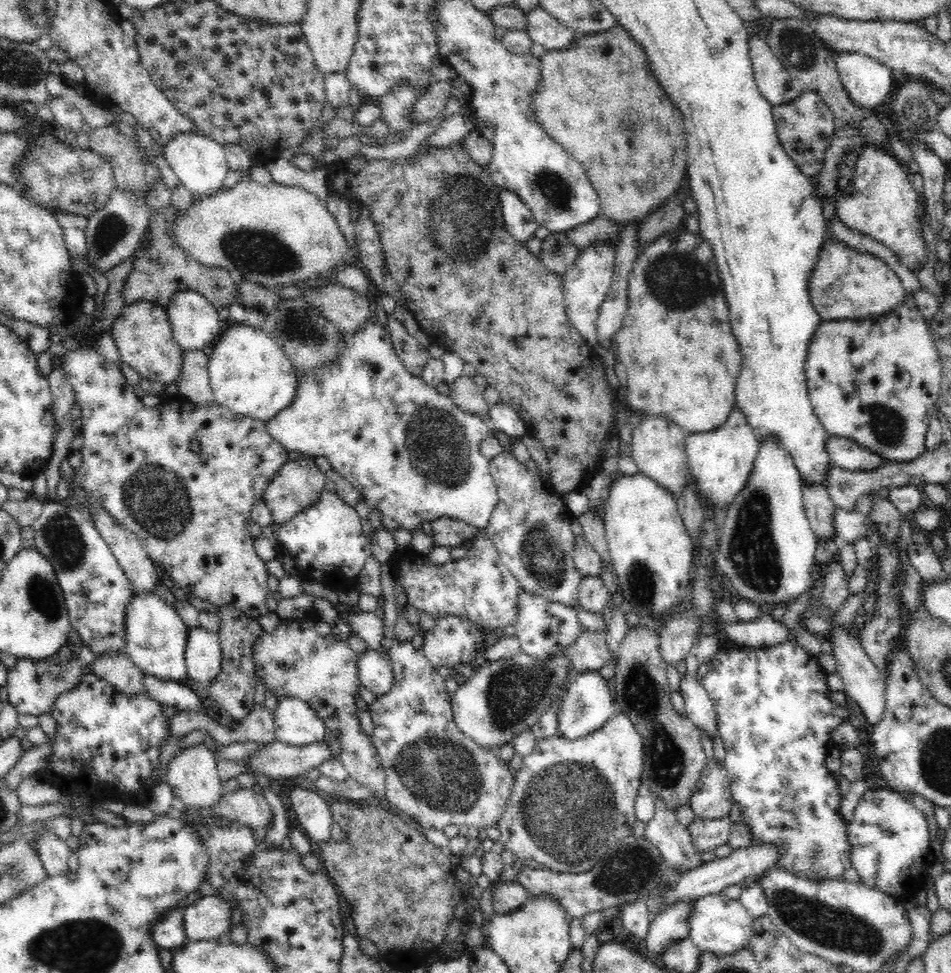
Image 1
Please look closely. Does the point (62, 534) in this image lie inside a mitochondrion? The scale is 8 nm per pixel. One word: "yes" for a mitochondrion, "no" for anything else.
yes

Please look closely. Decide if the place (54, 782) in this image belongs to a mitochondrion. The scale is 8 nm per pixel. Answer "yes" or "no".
no

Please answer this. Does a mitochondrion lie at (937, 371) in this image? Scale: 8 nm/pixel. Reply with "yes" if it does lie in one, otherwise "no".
no

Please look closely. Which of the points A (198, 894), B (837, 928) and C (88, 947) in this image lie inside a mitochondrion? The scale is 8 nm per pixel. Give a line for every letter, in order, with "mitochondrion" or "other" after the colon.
A: other
B: mitochondrion
C: mitochondrion

